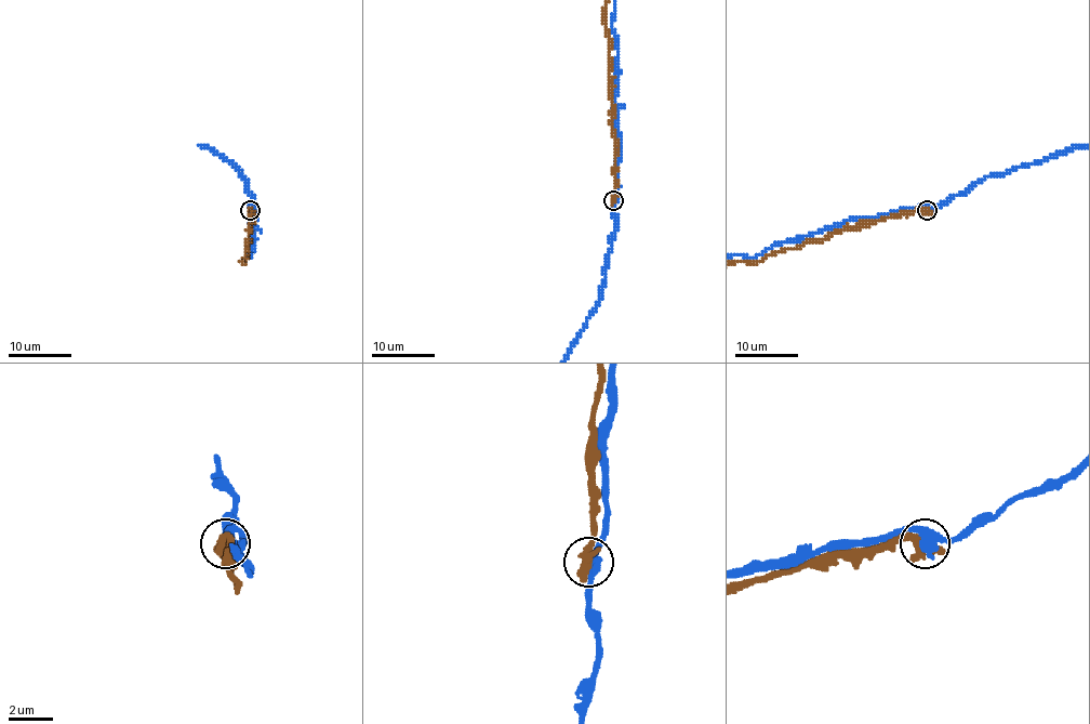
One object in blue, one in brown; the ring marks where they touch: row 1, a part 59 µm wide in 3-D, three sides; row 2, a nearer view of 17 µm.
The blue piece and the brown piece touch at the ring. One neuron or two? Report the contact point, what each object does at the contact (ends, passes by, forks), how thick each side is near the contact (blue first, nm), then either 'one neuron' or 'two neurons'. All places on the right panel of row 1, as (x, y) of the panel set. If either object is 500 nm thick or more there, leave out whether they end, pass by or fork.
place (927, 210); calibres 340 and 650 nm; two neurons

